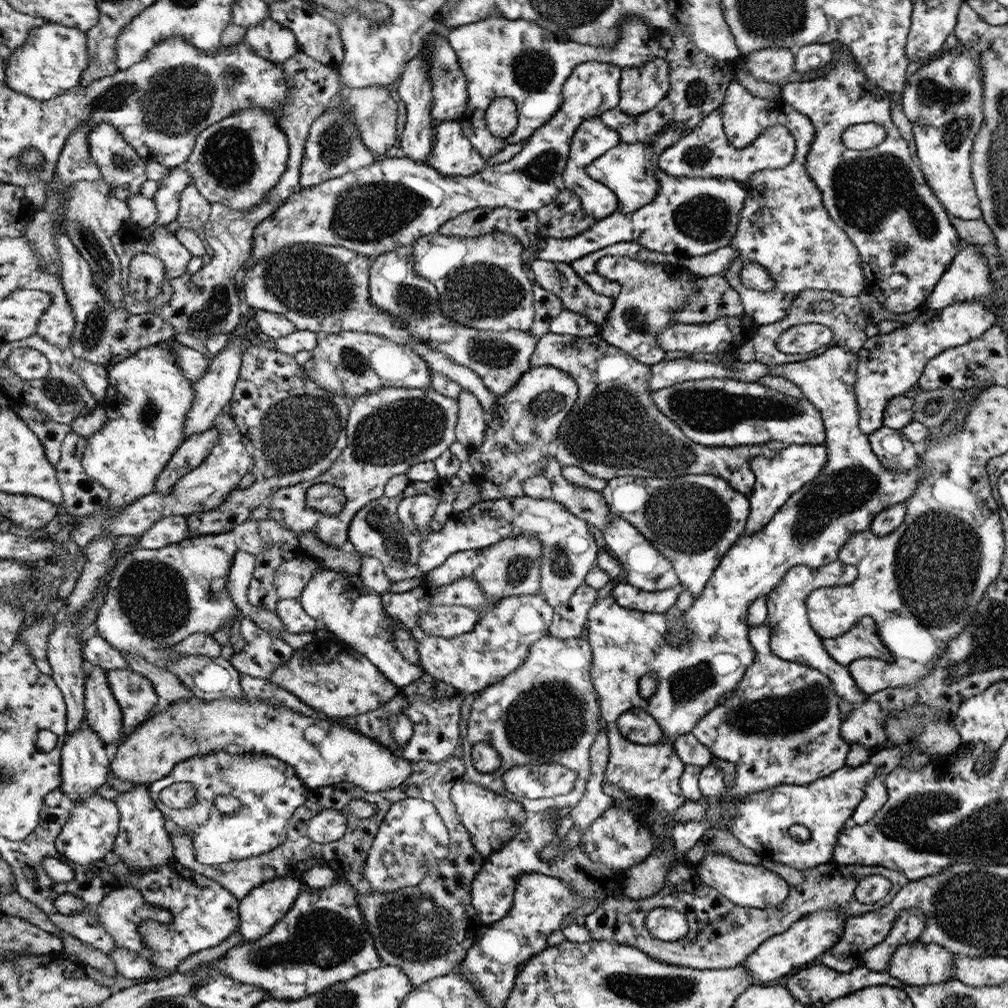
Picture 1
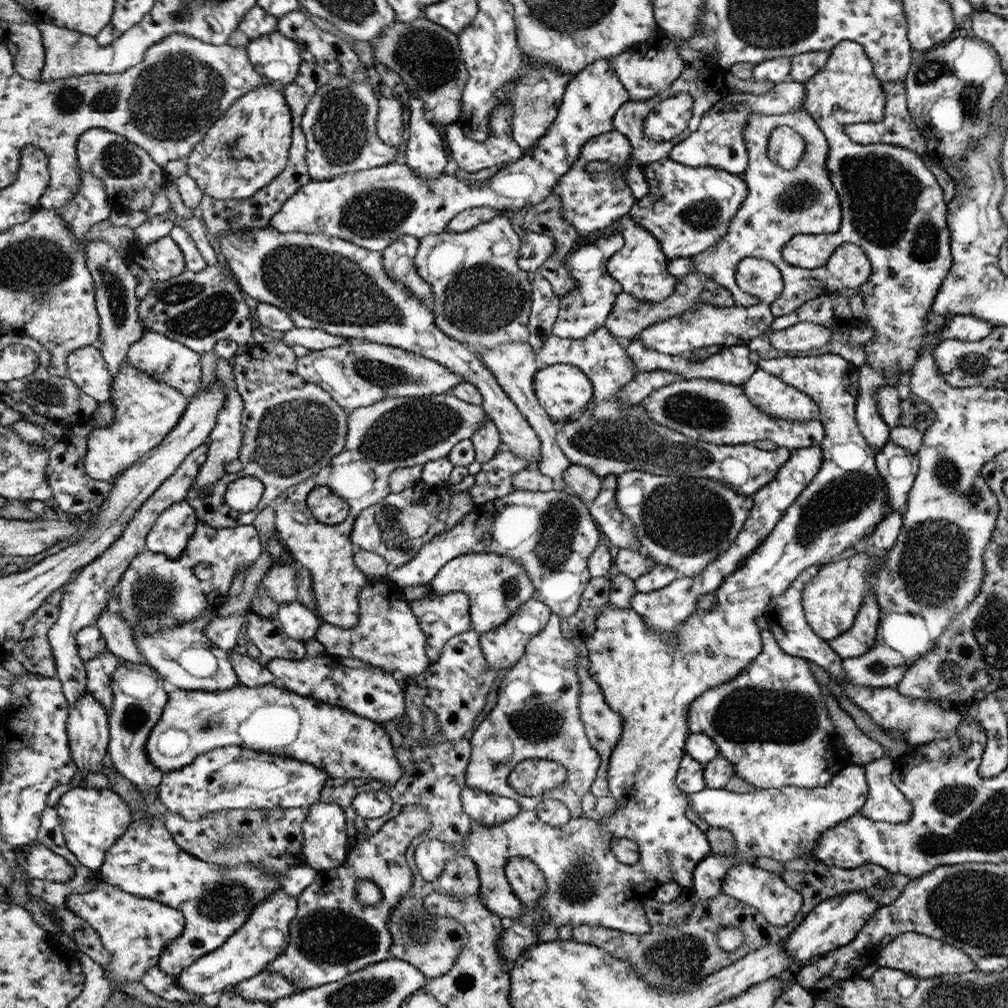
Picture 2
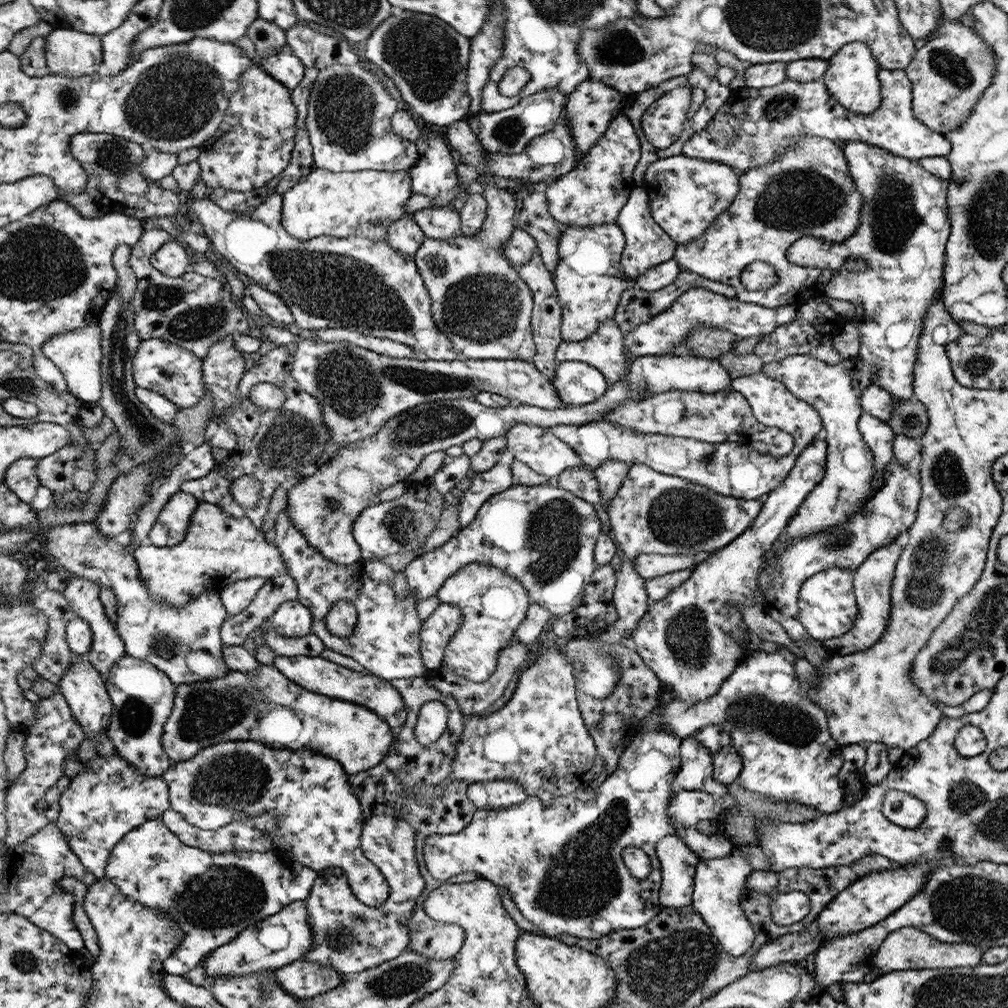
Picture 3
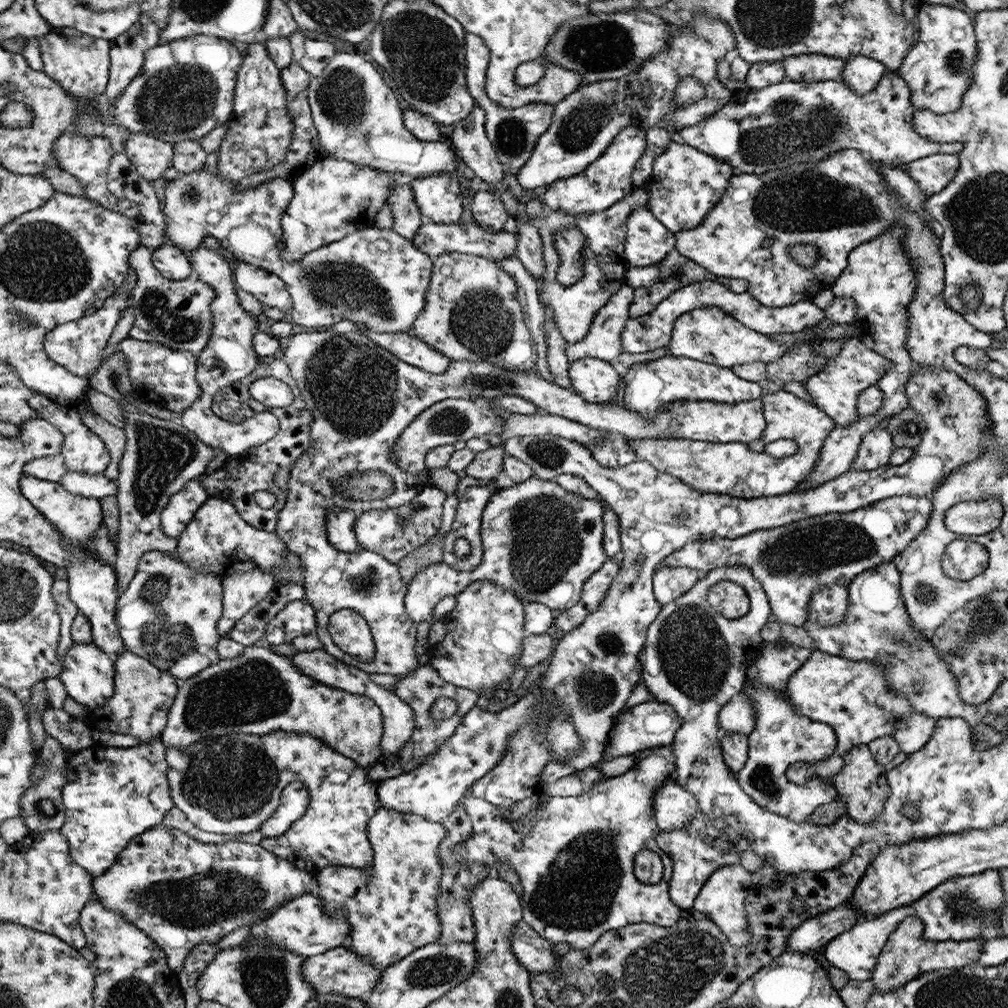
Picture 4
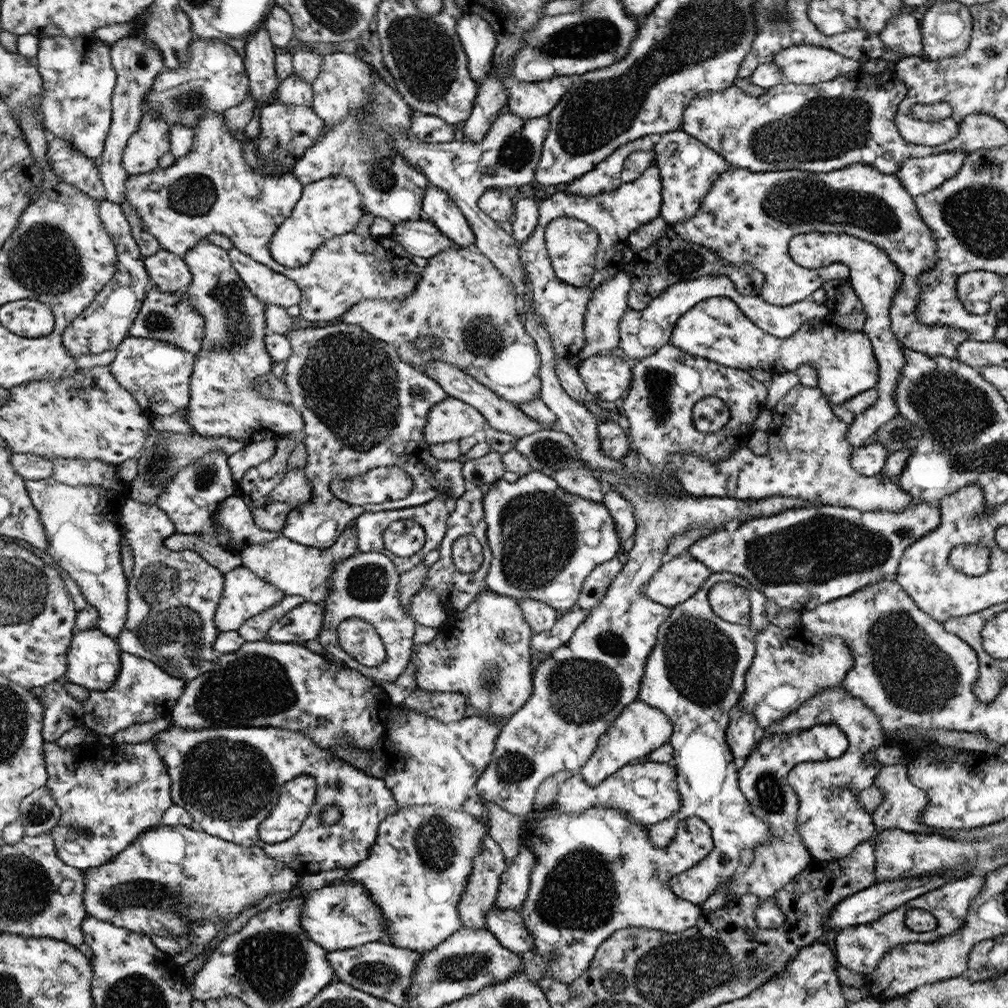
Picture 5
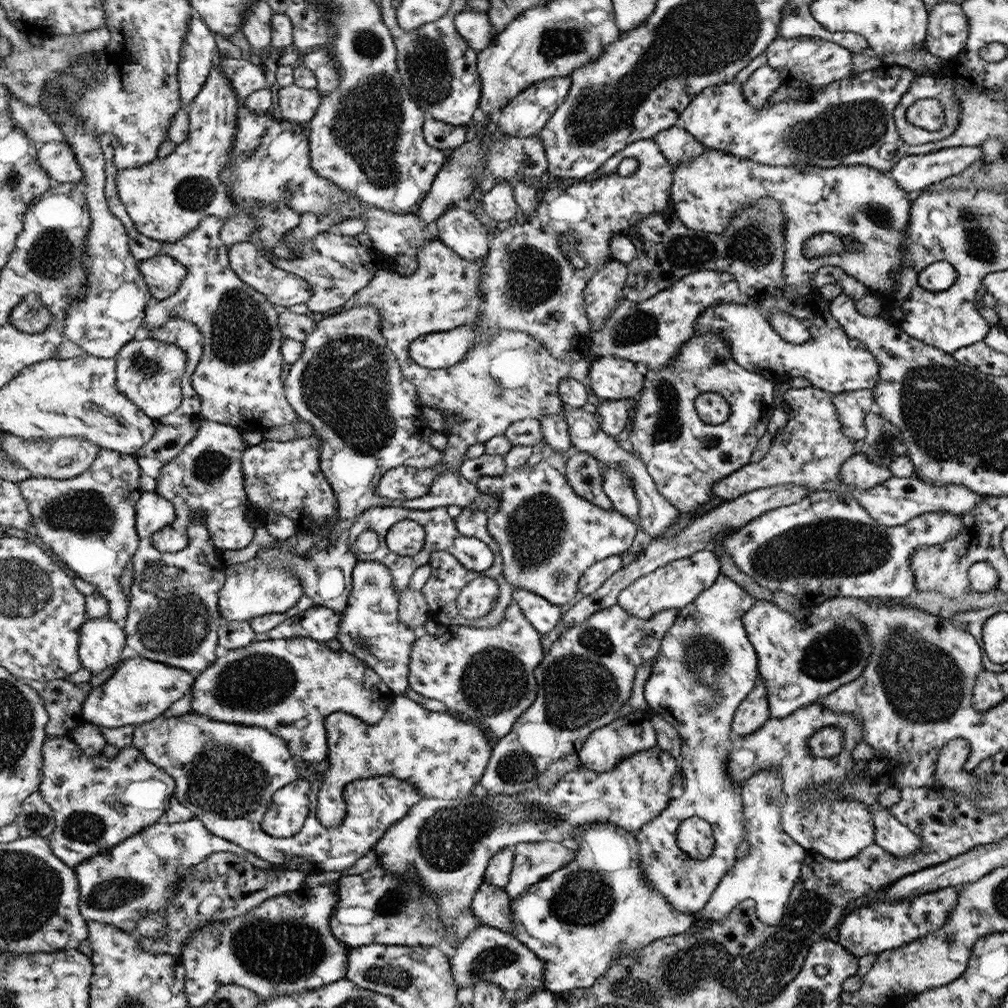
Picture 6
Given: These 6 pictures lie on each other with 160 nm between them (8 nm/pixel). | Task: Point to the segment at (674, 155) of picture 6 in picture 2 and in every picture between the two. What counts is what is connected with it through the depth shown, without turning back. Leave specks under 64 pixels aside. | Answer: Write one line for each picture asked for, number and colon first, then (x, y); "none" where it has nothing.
2: (688, 209)
3: (686, 195)
4: (685, 183)
5: (688, 167)

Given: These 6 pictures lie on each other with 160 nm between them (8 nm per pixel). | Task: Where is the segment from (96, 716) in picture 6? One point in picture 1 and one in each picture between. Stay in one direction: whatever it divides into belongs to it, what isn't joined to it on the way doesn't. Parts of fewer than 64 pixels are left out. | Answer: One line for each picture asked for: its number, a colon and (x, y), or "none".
1: (143, 842)
2: (139, 697)
3: (143, 695)
4: (144, 693)
5: (144, 692)

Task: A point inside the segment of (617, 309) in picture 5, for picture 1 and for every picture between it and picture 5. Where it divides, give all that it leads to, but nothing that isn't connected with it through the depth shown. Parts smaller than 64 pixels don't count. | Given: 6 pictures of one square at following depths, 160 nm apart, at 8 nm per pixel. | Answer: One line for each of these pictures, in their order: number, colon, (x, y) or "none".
1: (615, 428)
2: (610, 438)
3: (605, 349)
4: (604, 339)

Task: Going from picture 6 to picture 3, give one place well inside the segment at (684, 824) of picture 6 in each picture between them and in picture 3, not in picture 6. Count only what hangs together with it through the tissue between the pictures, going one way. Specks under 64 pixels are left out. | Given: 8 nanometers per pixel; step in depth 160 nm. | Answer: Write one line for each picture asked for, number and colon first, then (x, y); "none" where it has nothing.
3: (563, 865)
4: (575, 856)
5: (597, 871)

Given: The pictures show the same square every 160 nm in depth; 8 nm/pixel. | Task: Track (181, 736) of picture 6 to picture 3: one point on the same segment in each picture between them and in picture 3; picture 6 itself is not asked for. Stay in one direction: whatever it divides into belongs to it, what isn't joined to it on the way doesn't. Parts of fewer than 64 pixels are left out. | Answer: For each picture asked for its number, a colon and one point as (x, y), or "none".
3: (320, 816)
4: (229, 785)
5: (228, 779)

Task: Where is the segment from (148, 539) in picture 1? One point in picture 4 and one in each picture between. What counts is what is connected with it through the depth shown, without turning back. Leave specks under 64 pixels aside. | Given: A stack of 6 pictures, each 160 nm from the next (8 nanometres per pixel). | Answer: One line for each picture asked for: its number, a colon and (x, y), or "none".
2: (173, 531)
3: (172, 525)
4: (183, 506)

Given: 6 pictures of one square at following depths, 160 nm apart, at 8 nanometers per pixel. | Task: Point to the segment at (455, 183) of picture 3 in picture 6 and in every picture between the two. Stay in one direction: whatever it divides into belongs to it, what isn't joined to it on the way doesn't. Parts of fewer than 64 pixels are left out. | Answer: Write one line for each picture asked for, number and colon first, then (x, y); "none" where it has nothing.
4: (440, 197)
5: (438, 206)
6: (458, 228)

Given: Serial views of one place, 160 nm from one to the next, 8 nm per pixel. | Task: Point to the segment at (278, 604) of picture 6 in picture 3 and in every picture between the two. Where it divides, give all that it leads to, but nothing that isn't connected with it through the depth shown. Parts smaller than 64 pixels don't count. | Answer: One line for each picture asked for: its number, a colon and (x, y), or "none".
3: (236, 597)
4: (242, 590)
5: (246, 594)

